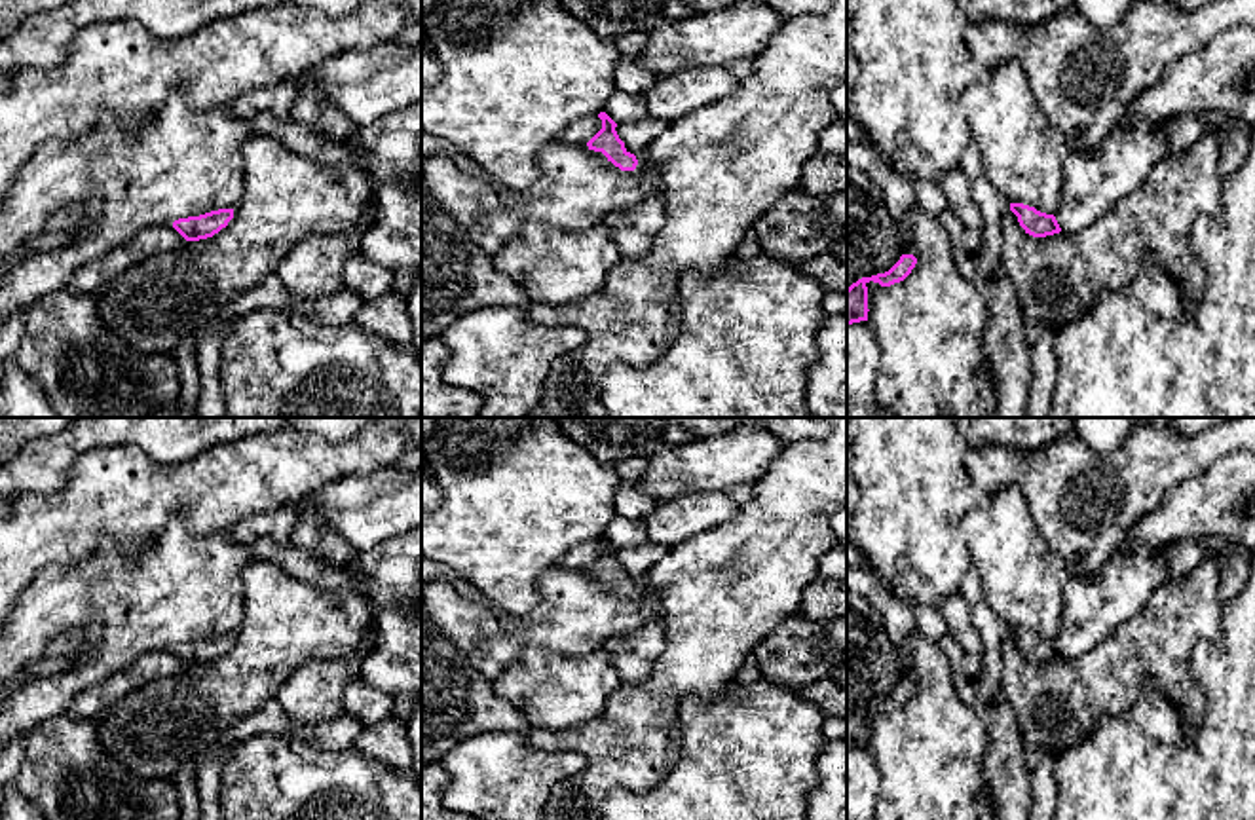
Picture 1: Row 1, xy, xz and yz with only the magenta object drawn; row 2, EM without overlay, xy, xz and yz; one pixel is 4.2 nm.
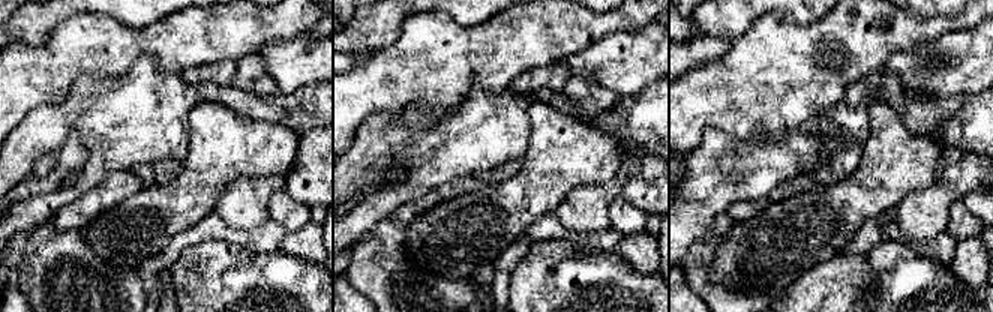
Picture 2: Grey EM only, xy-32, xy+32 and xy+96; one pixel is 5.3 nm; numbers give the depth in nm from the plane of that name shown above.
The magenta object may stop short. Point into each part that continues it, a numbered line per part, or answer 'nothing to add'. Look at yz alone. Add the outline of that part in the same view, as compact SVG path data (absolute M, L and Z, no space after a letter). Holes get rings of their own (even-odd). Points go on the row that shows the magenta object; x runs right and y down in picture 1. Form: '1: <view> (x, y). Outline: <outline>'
1: yz (1096, 179). Outline: M1128 116L1097 148L1069 156L1061 201L1054 211L1059 233L1088 228L1147 178L1168 154L1170 121Z

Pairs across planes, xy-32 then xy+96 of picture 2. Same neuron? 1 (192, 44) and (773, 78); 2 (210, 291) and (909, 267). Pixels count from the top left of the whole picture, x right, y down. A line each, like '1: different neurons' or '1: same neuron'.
1: same neuron
2: same neuron

